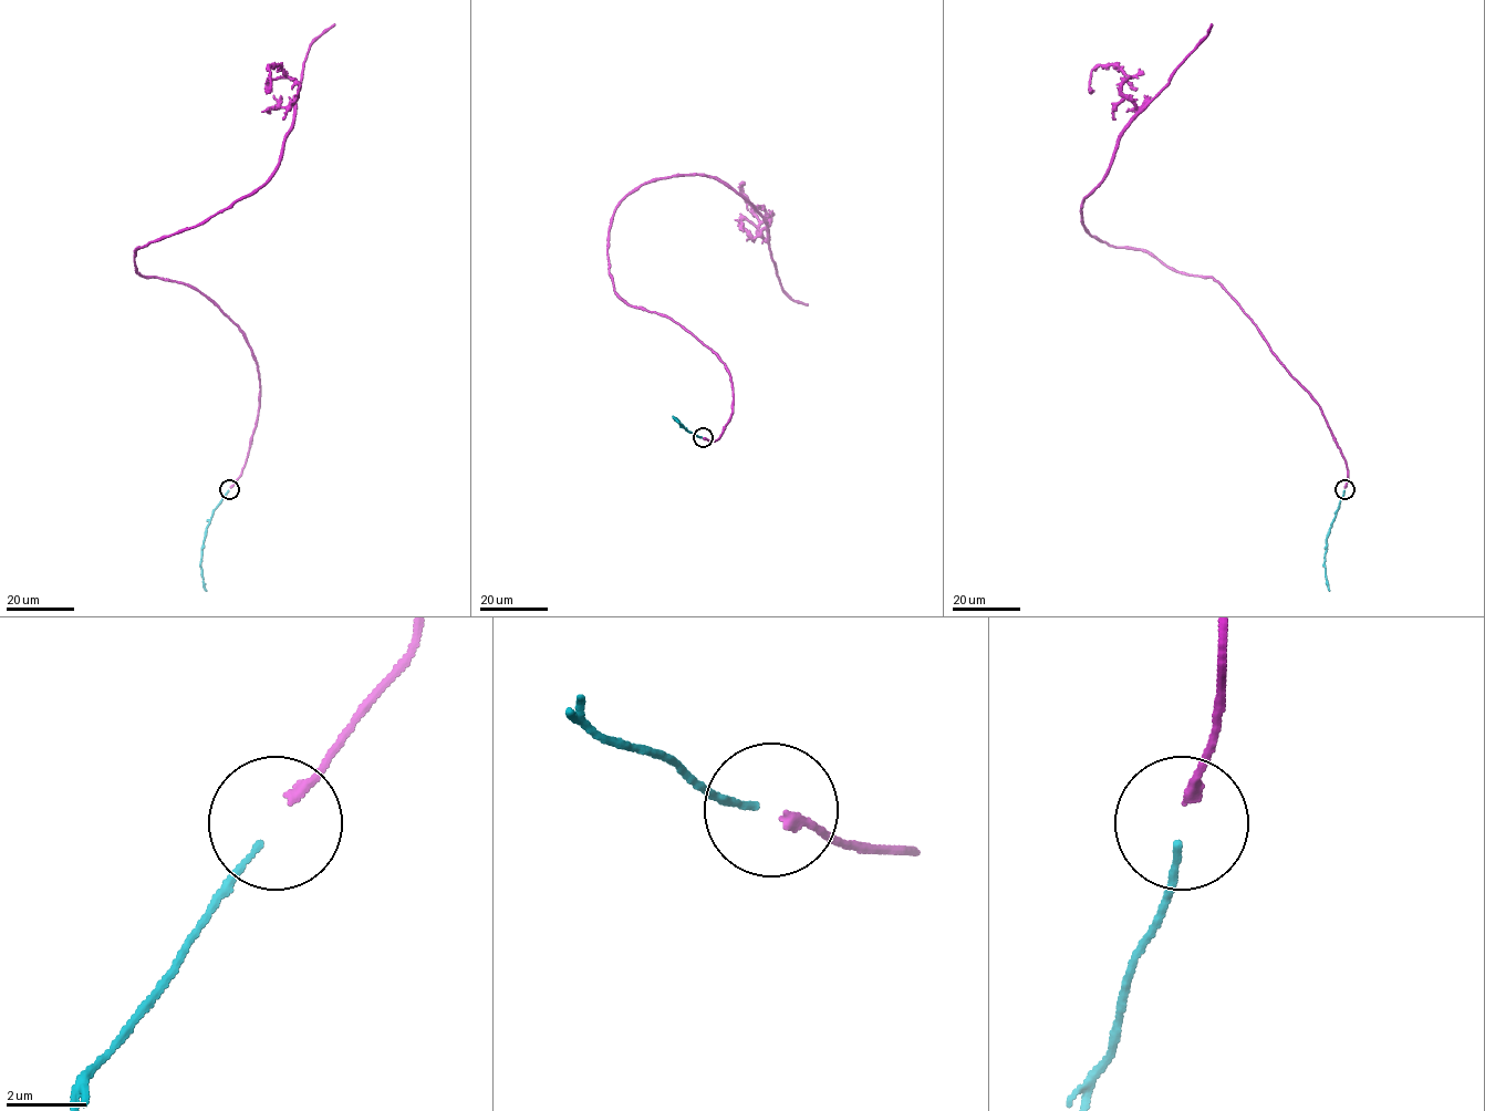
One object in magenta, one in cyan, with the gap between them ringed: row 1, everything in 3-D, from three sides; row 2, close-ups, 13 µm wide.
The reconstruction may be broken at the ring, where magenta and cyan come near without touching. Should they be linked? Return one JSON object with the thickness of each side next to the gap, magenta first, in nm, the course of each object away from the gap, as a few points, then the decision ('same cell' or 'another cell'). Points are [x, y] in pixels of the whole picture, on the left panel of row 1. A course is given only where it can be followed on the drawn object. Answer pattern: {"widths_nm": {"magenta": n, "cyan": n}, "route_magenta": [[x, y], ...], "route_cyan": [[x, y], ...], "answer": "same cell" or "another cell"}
{"widths_nm": {"magenta": 280, "cyan": 150}, "route_magenta": [[230, 488], [258, 365], [216, 305], [142, 276], [134, 251], [267, 182], [299, 85], [270, 65], [265, 90]], "route_cyan": [[228, 490], [206, 529], [200, 567], [206, 591]], "answer": "same cell"}

